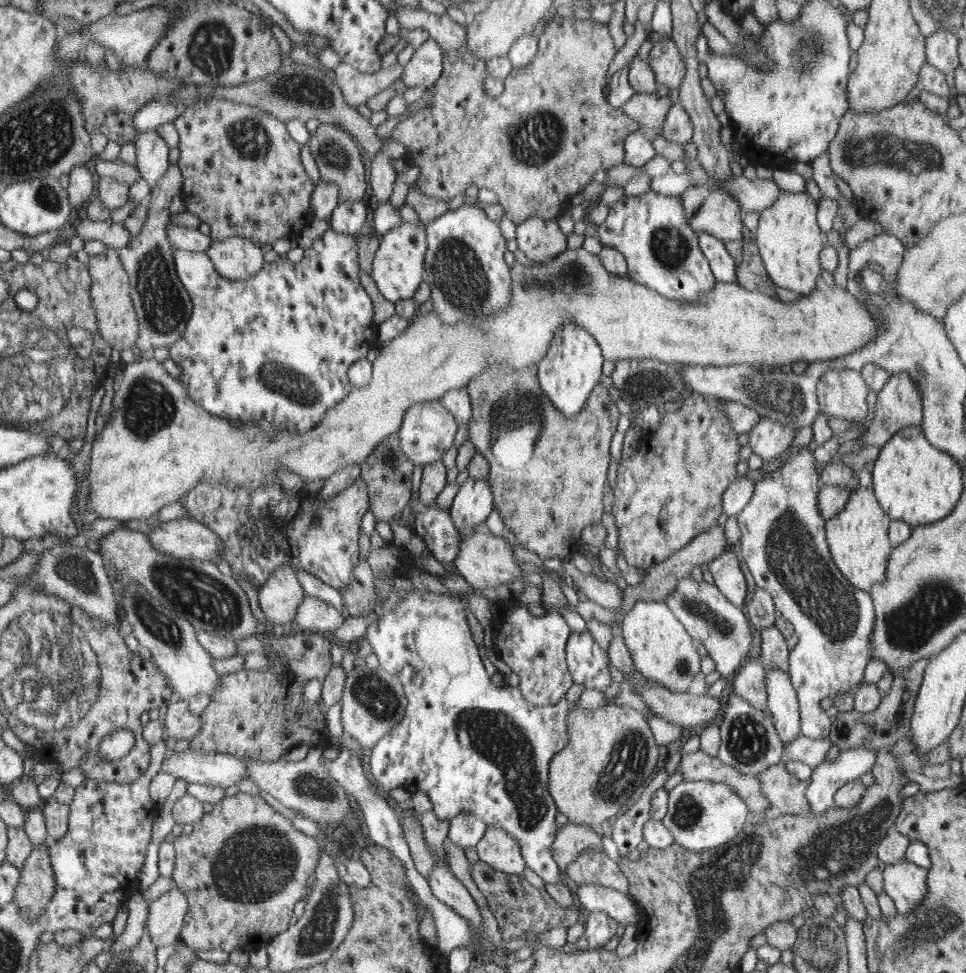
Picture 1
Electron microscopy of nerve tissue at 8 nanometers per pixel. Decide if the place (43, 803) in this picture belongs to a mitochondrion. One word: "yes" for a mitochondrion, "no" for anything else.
no

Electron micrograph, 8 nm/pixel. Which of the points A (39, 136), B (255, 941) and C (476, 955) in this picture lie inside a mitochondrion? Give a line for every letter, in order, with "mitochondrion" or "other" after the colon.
A: mitochondrion
B: other
C: other

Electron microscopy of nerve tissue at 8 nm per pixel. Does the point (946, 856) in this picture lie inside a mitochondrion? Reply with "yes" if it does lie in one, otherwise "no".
no

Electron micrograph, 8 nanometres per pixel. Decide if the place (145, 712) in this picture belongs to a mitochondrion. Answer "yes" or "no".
no

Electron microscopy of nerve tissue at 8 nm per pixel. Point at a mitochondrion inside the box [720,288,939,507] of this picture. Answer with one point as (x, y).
(787, 399)

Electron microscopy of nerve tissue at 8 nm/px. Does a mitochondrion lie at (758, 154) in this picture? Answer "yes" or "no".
no

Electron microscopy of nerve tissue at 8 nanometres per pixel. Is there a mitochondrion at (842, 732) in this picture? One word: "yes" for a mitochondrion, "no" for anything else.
no

